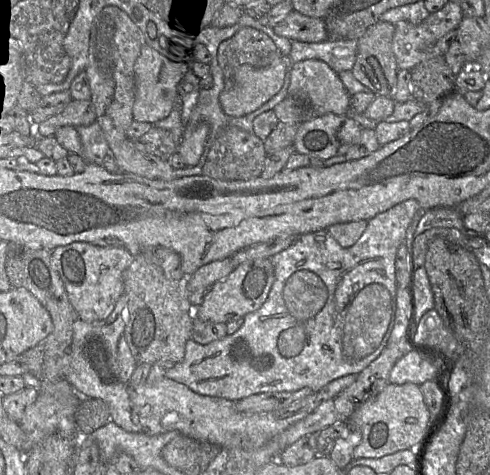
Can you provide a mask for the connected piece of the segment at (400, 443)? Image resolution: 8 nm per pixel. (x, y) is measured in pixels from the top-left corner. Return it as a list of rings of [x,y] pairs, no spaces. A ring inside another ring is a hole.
[[[412,382],[401,385],[390,383],[376,396],[362,403],[346,420],[347,424],[355,424],[362,432],[362,440],[354,448],[353,459],[381,458],[400,450],[413,450],[429,422],[430,413],[419,385]]]

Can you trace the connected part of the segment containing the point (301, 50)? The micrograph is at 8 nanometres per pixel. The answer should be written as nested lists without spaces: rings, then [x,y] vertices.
[[[326,39],[318,43],[291,41],[291,51],[286,57],[291,63],[308,59],[318,59],[327,63],[335,72],[351,71],[356,59],[357,39]]]

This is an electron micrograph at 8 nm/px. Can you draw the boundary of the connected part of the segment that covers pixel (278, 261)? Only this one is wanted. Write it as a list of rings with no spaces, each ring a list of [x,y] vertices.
[[[409,199],[379,213],[368,220],[364,233],[358,241],[350,247],[342,247],[327,230],[298,236],[290,247],[270,258],[274,266],[275,280],[263,305],[256,311],[246,314],[244,316],[243,325],[233,334],[228,334],[217,341],[204,345],[190,338],[186,343],[186,351],[183,360],[175,364],[172,368],[167,369],[165,376],[186,385],[192,391],[200,395],[224,398],[236,402],[259,393],[293,392],[305,387],[312,389],[313,392],[317,392],[335,379],[348,374],[359,374],[381,354],[387,345],[393,329],[397,292],[395,276],[396,255],[399,246],[405,242],[406,230],[419,209],[420,204],[414,199]]]

